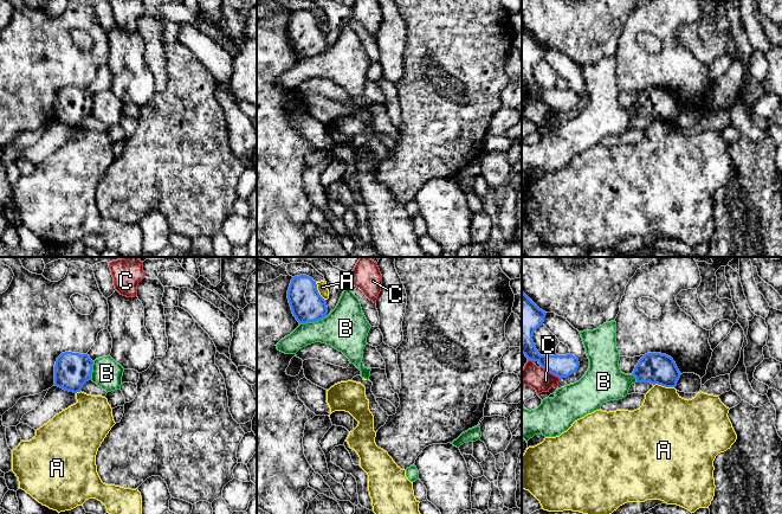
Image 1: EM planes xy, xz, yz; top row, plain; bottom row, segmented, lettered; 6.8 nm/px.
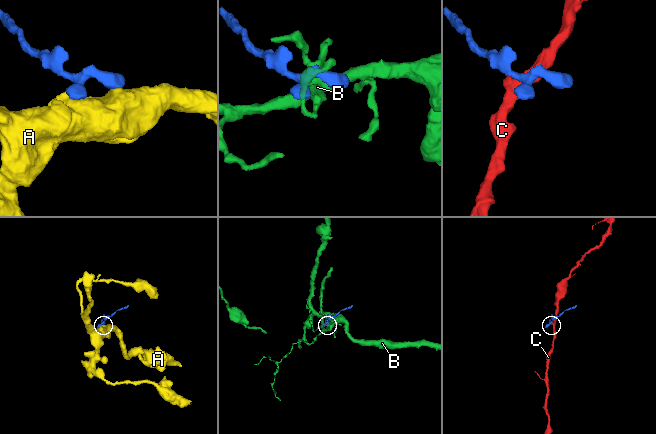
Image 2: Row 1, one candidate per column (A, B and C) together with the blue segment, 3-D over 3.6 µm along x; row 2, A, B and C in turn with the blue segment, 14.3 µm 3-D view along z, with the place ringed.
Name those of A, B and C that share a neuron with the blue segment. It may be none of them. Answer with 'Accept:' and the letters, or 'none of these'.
Accept: none of these

